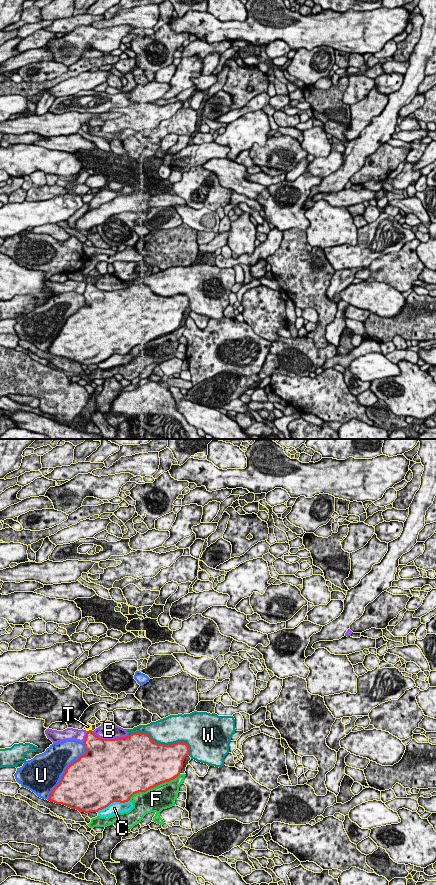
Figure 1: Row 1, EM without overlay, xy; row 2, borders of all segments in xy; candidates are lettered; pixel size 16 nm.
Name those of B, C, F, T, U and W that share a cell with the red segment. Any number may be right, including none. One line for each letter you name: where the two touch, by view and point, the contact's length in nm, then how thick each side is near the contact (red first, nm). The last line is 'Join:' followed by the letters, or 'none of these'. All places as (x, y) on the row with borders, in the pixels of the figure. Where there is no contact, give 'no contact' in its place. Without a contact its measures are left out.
T: meets red in xy at (89, 730); contact 90 nm long; 280 nm thick on the red side, 100 nm on the other
Join: T

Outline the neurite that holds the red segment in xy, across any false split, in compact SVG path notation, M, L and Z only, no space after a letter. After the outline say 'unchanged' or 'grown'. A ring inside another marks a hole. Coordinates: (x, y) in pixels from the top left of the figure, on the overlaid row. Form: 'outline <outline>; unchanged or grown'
outline M87 723L83 741L86 753L71 763L58 785L52 790L50 802L76 809L80 813L98 812L113 802L125 803L139 792L146 792L180 775L189 746L183 742L164 745L156 743L147 733L132 733L115 739L99 738Z; grown

